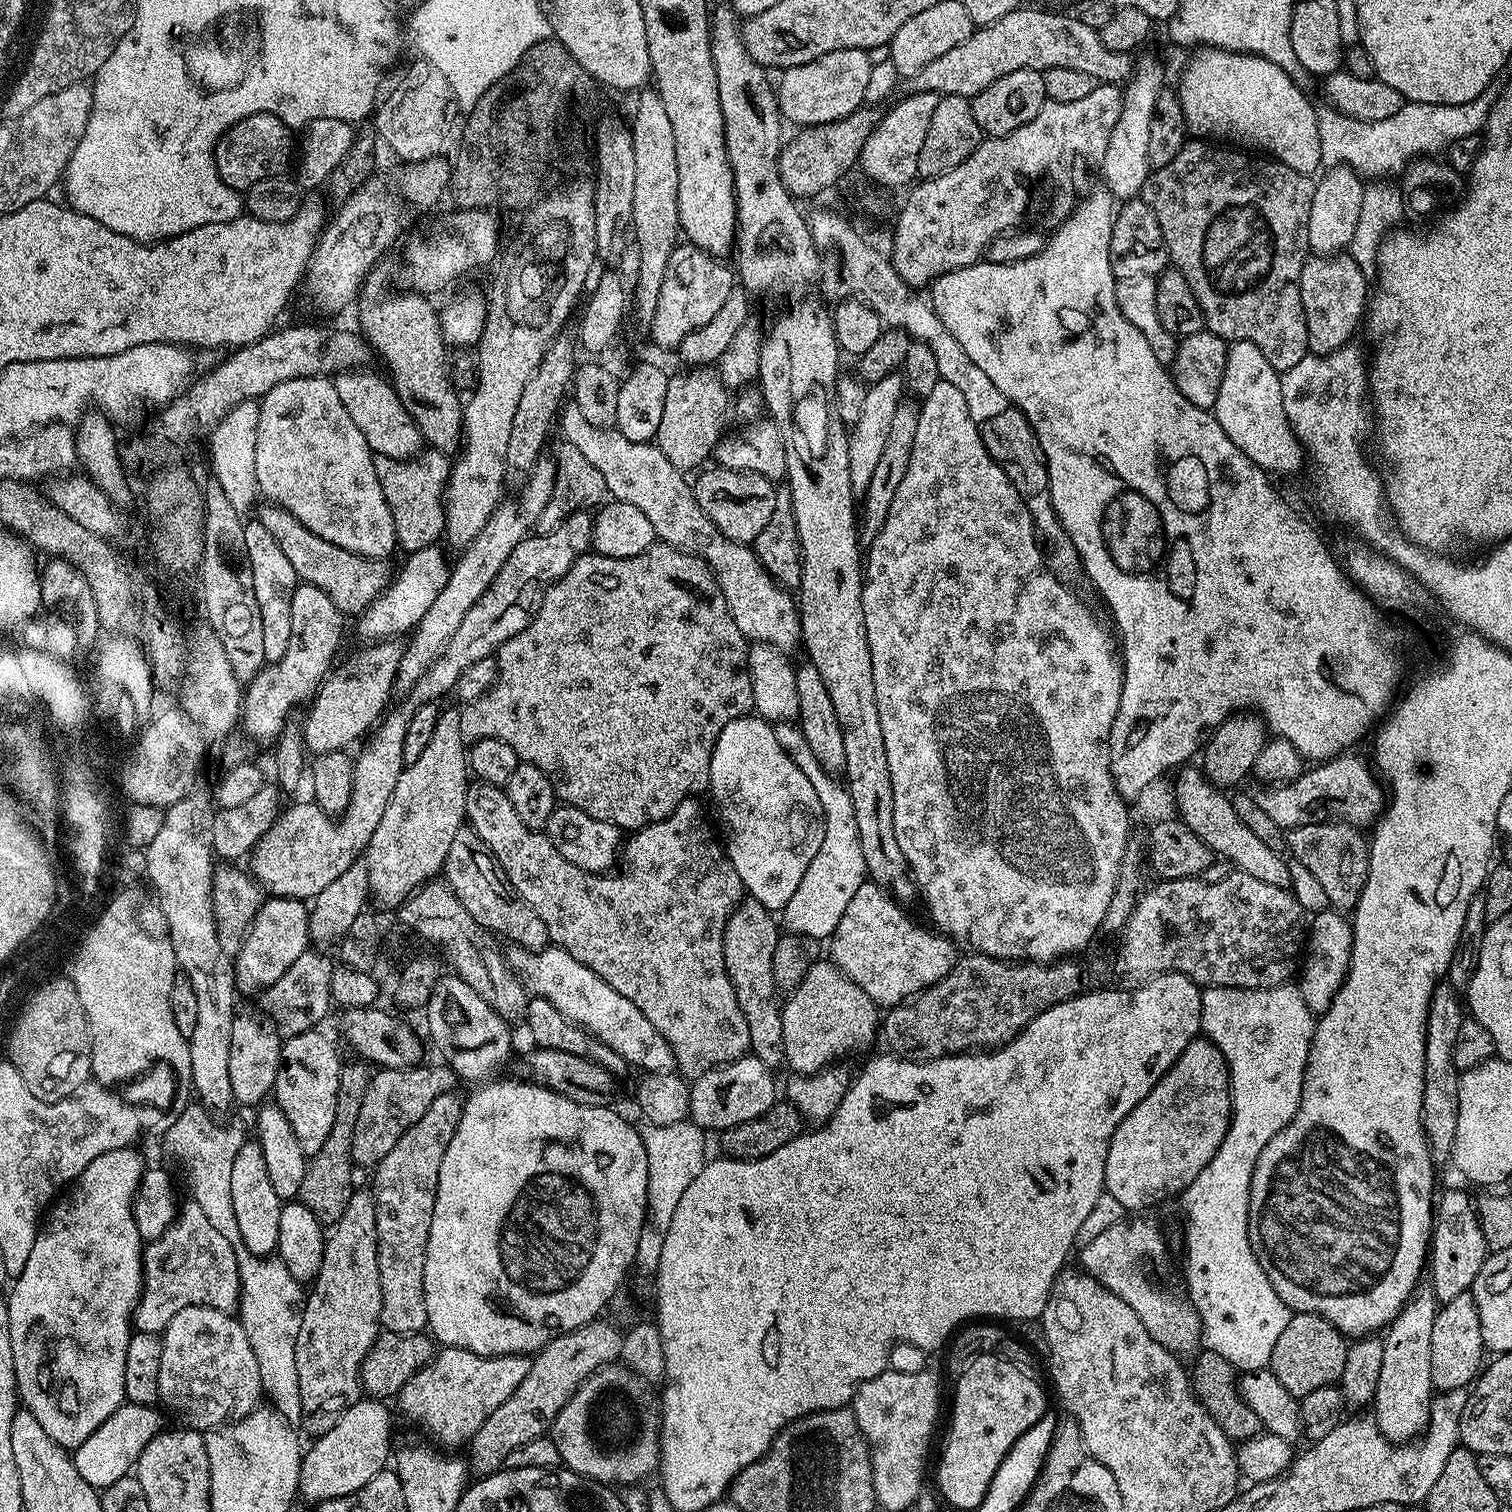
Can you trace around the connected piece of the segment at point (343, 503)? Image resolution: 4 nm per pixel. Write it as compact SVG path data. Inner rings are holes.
M326 376L287 380L265 394L258 407L254 470L259 495L265 501L290 510L306 530L318 534L318 538L326 538L326 542L334 542L334 546L342 546L358 556L373 556L379 560L391 557L392 548L397 547L394 518L390 518L386 494L382 494L382 482L378 482L376 456L362 430L358 430L350 414L346 414L335 383Z

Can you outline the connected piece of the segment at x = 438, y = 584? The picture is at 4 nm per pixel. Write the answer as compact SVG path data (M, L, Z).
M439 545L423 547L422 550L409 553L405 562L395 571L393 580L383 594L362 612L357 619L358 630L370 642L399 637L398 634L413 631L420 624L430 605L441 594L446 586L451 572L450 562L447 561Z

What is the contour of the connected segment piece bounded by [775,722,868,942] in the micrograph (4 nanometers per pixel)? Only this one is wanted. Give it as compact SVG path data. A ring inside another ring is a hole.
M777 723L775 729L782 750L786 750L798 770L802 770L806 778L810 778L810 786L814 786L814 794L818 794L818 802L822 802L825 818L822 846L818 846L818 854L814 854L814 860L810 862L810 866L806 866L802 882L798 882L798 888L791 895L790 902L786 902L782 909L782 924L789 932L806 934L824 942L834 934L838 922L842 922L842 914L846 911L850 898L854 898L858 886L862 886L868 876L866 858L863 857L858 836L854 802L850 802L847 787L842 786L841 781L839 784L835 775L820 767L814 750L810 750L809 743L795 723Z

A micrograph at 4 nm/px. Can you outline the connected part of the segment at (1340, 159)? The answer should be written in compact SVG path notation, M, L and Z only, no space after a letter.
M1491 87L1465 104L1406 102L1398 110L1398 114L1390 114L1390 118L1382 118L1382 122L1366 122L1343 116L1334 107L1321 107L1317 122L1321 158L1328 166L1348 165L1364 178L1384 178L1389 175L1387 172L1403 173L1421 154L1443 153L1449 144L1479 133L1487 125L1497 95L1497 89Z

